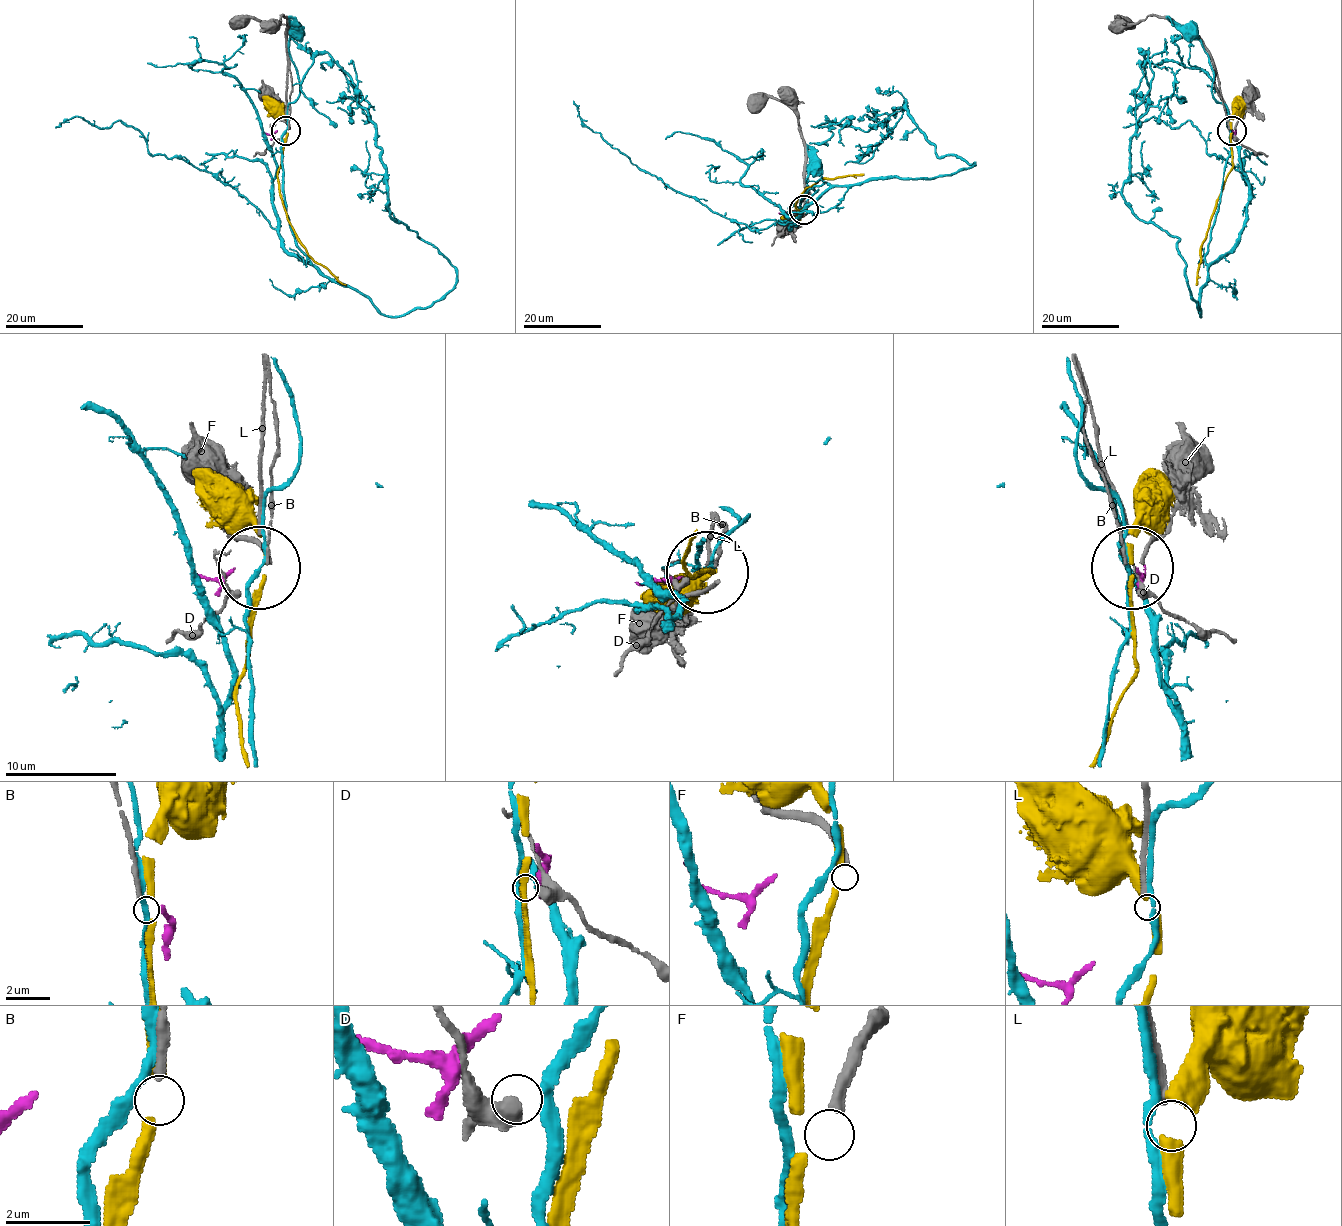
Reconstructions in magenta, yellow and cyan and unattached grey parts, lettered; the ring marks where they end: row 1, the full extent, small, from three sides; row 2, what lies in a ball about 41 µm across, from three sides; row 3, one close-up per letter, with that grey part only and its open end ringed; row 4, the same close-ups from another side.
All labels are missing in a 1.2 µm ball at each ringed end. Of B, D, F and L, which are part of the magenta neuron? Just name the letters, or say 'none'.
none

